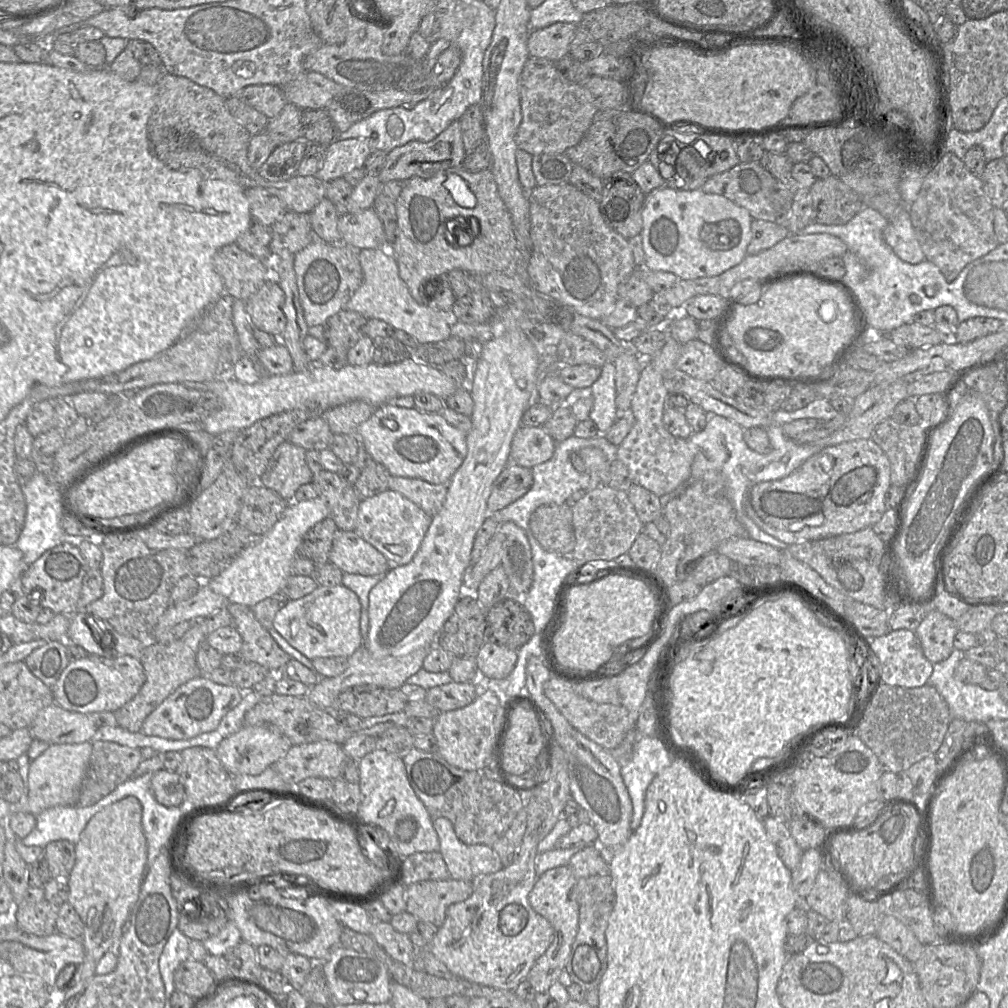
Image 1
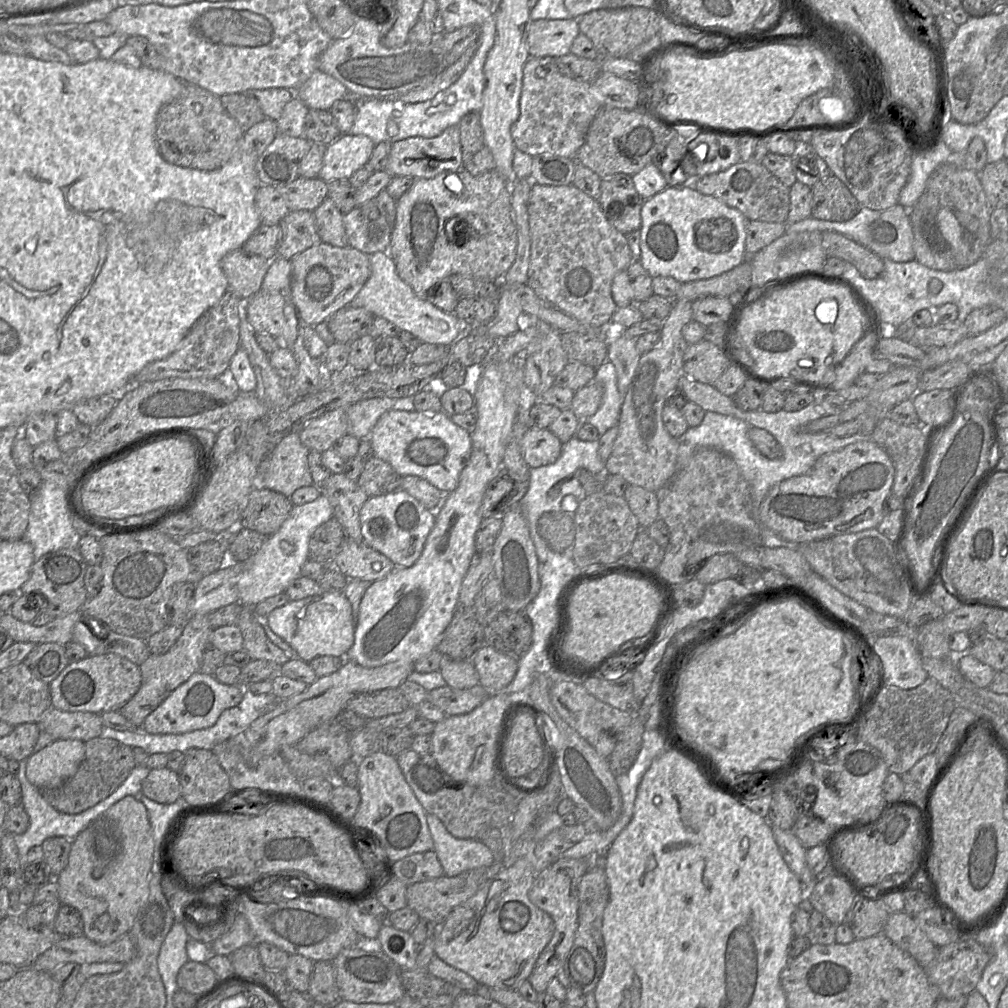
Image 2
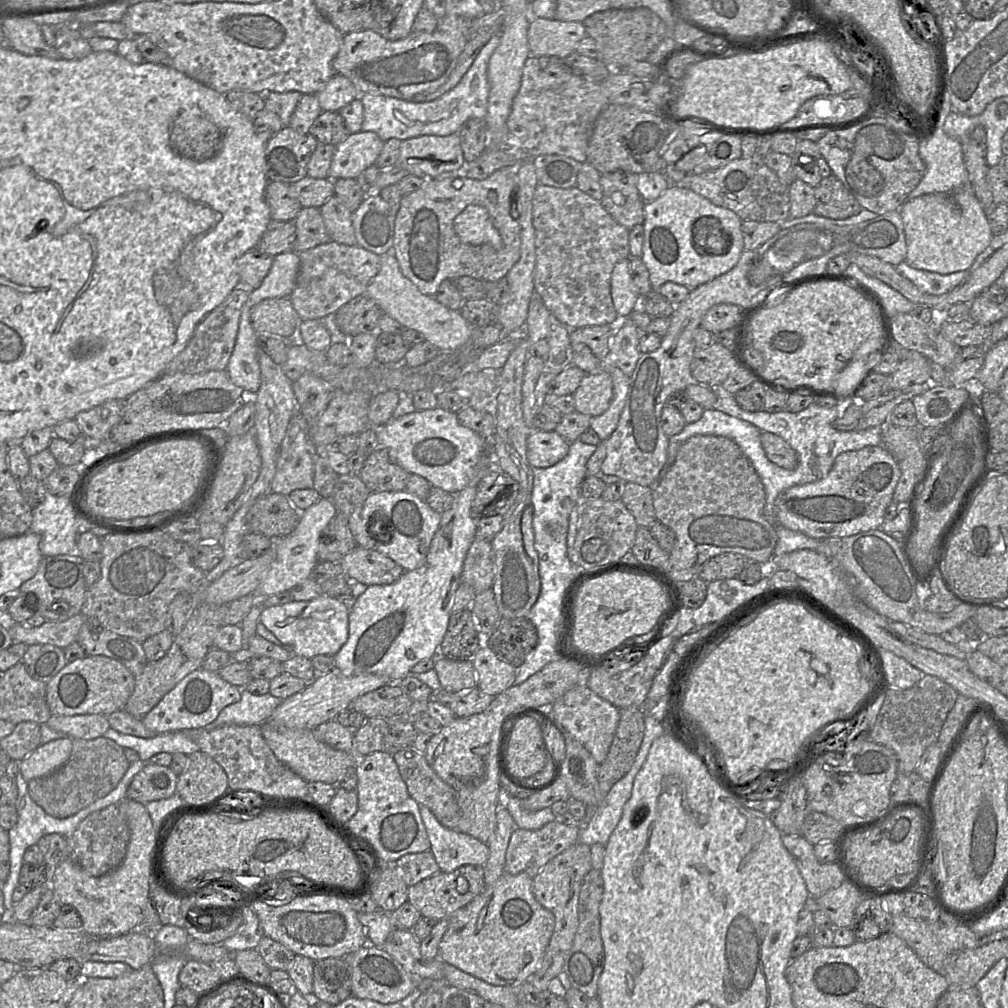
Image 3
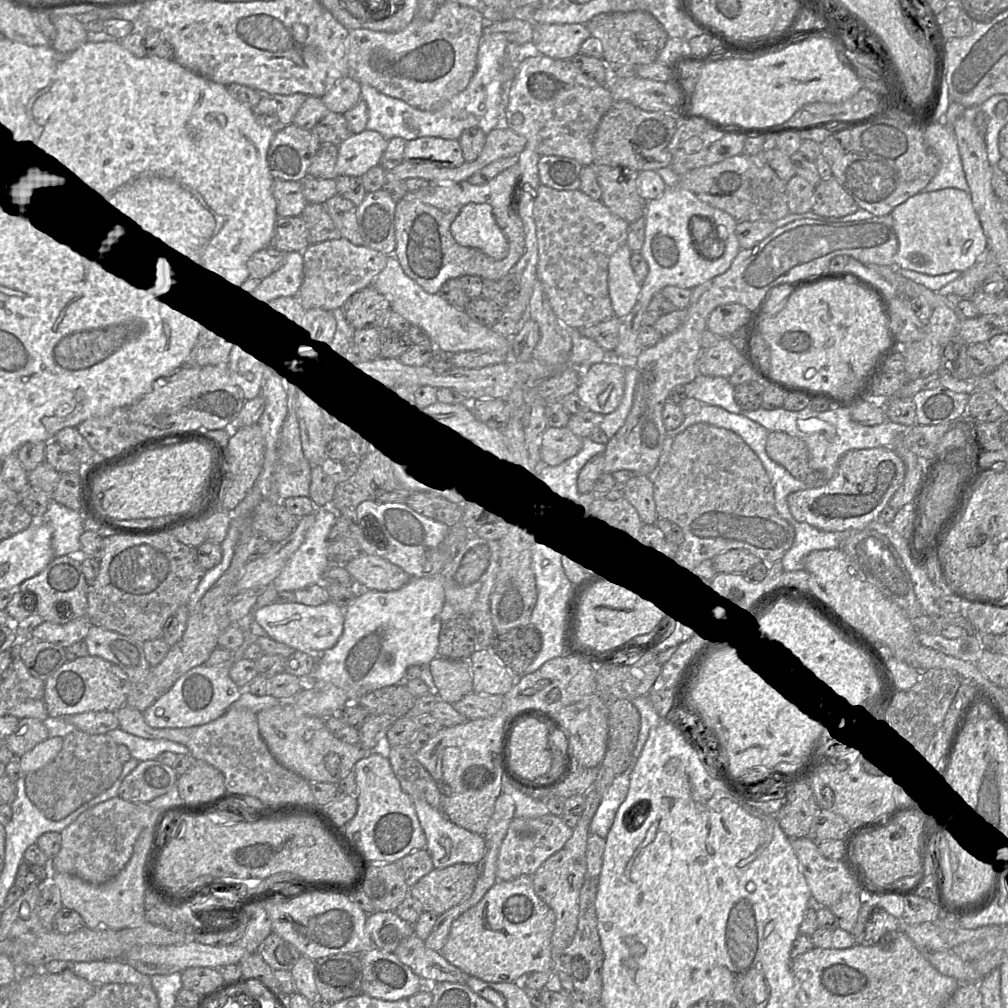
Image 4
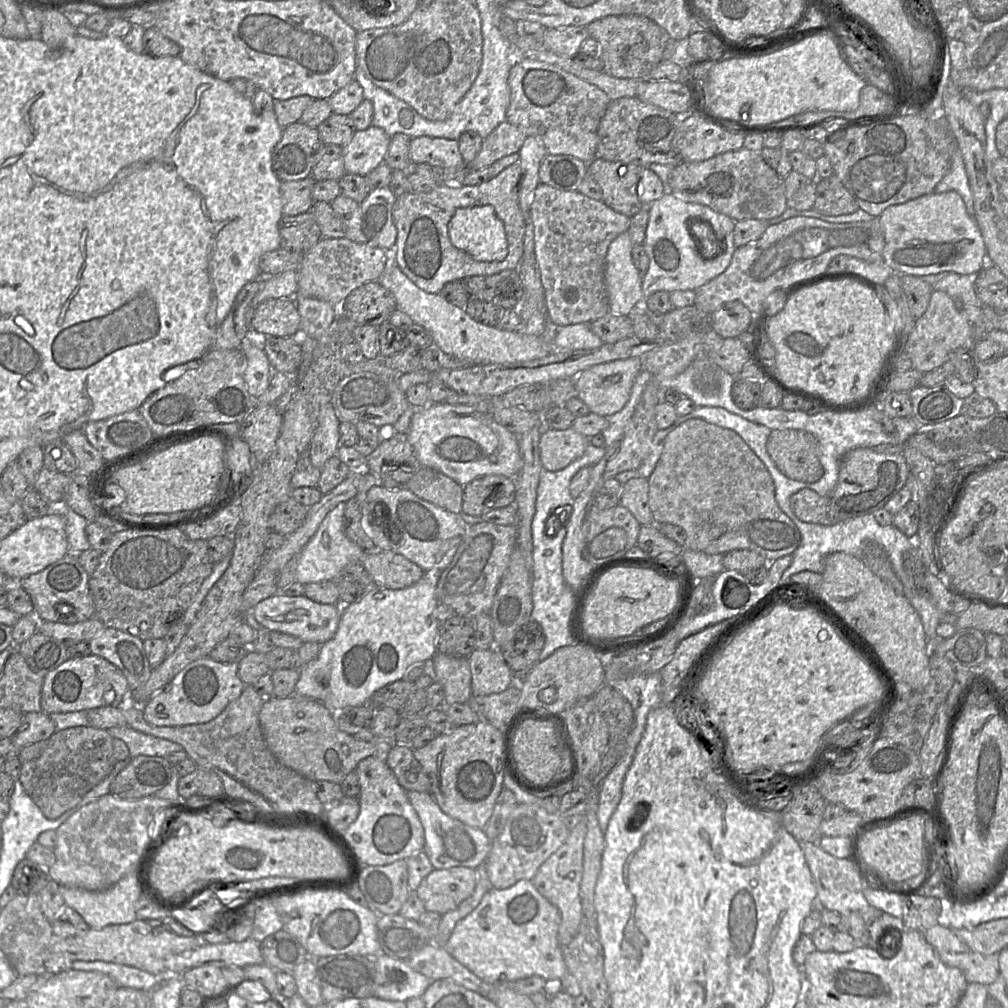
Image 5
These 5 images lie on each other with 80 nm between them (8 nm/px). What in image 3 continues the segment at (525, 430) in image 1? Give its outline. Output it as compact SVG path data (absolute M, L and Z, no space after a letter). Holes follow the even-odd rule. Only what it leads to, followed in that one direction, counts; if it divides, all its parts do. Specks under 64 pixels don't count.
M532 431L527 438L527 458L533 468L548 468L564 459L569 447L556 431Z

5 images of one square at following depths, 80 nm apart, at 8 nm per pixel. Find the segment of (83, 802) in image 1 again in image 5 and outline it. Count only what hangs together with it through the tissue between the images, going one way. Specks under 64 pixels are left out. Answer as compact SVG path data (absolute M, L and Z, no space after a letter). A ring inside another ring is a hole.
M91 726L56 731L38 758L22 764L19 781L46 818L57 819L75 807L111 773L117 762L112 741L107 730Z

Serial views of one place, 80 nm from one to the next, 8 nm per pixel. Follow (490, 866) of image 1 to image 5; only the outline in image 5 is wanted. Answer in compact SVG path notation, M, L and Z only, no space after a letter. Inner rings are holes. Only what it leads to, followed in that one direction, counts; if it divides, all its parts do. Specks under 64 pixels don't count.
M407 791L407 793L424 828L424 851L434 869L459 866L476 869L484 863L491 846L484 829L473 828L445 814L429 792Z

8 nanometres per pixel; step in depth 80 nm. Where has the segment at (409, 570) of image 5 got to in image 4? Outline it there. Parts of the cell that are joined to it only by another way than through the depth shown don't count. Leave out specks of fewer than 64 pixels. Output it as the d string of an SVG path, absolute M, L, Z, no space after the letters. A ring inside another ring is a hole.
M362 552L348 561L345 568L364 589L397 590L411 579L401 567L376 554Z

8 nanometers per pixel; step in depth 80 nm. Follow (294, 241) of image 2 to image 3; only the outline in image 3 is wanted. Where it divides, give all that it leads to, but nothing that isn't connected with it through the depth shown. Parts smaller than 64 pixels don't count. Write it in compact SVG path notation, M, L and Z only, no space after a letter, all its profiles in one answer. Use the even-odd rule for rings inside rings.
M302 207L294 222L296 225L296 239L293 251L300 253L331 241L320 208Z

